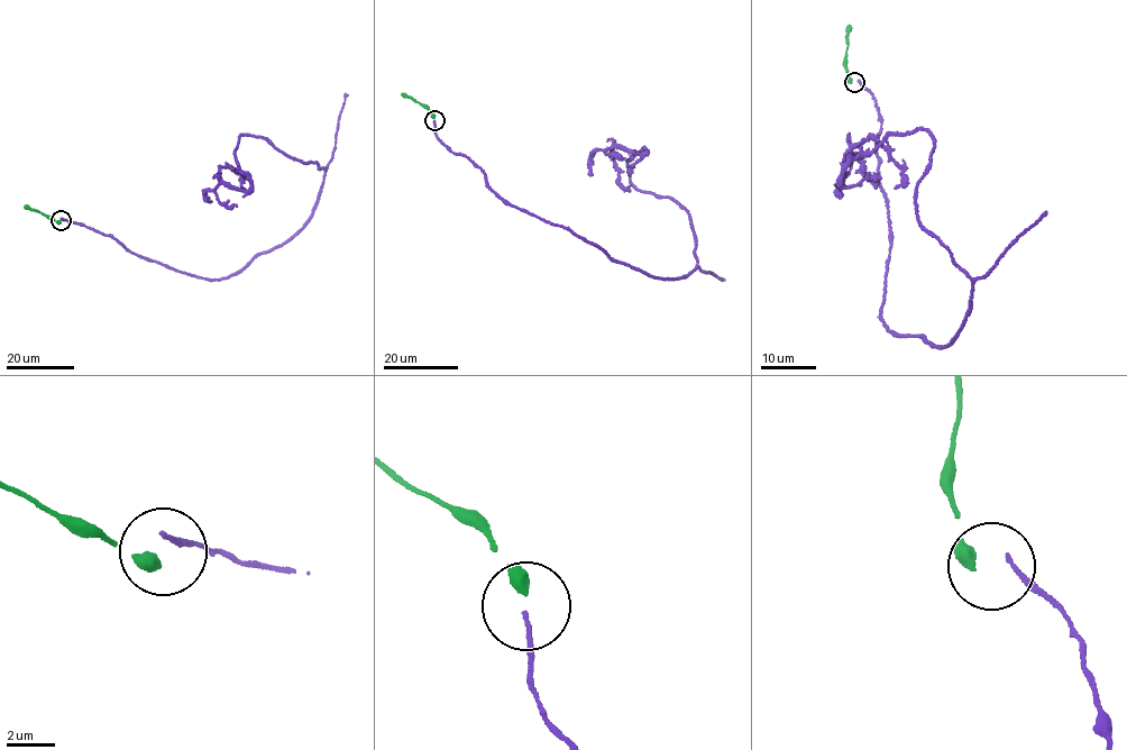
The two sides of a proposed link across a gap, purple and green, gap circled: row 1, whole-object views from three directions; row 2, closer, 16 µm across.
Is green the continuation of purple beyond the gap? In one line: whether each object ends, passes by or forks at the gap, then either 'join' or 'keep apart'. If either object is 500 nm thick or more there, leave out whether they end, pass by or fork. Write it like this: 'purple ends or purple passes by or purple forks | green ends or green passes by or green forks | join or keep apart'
purple ends | green ends | keep apart

